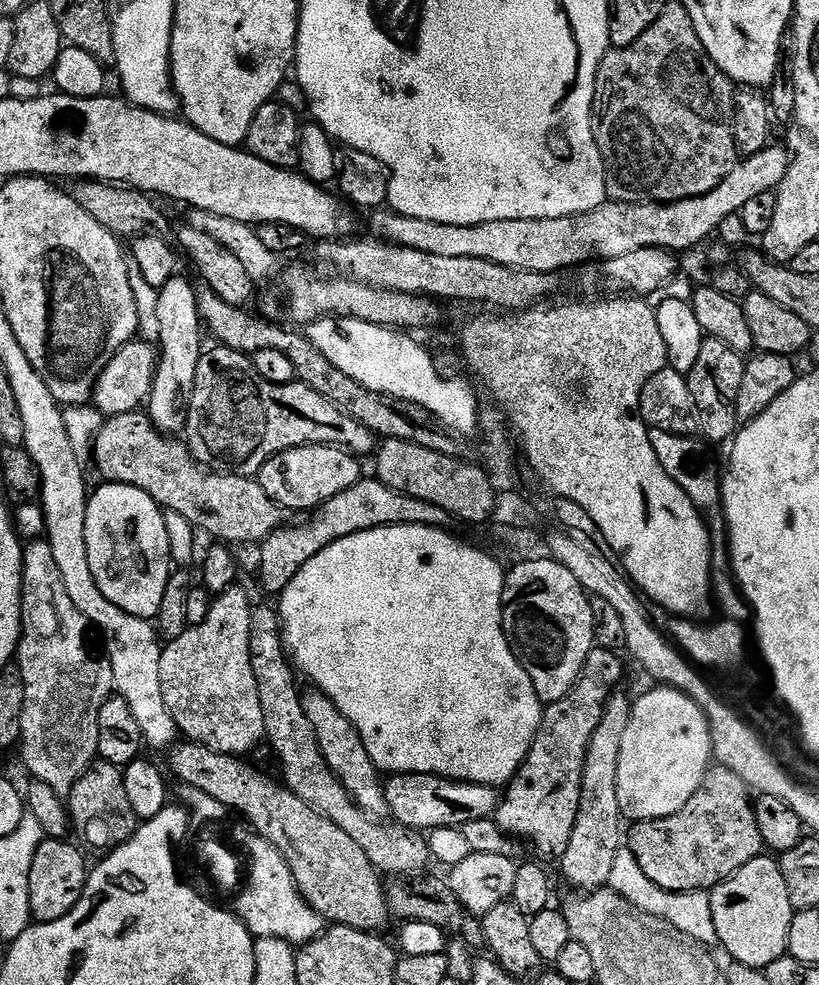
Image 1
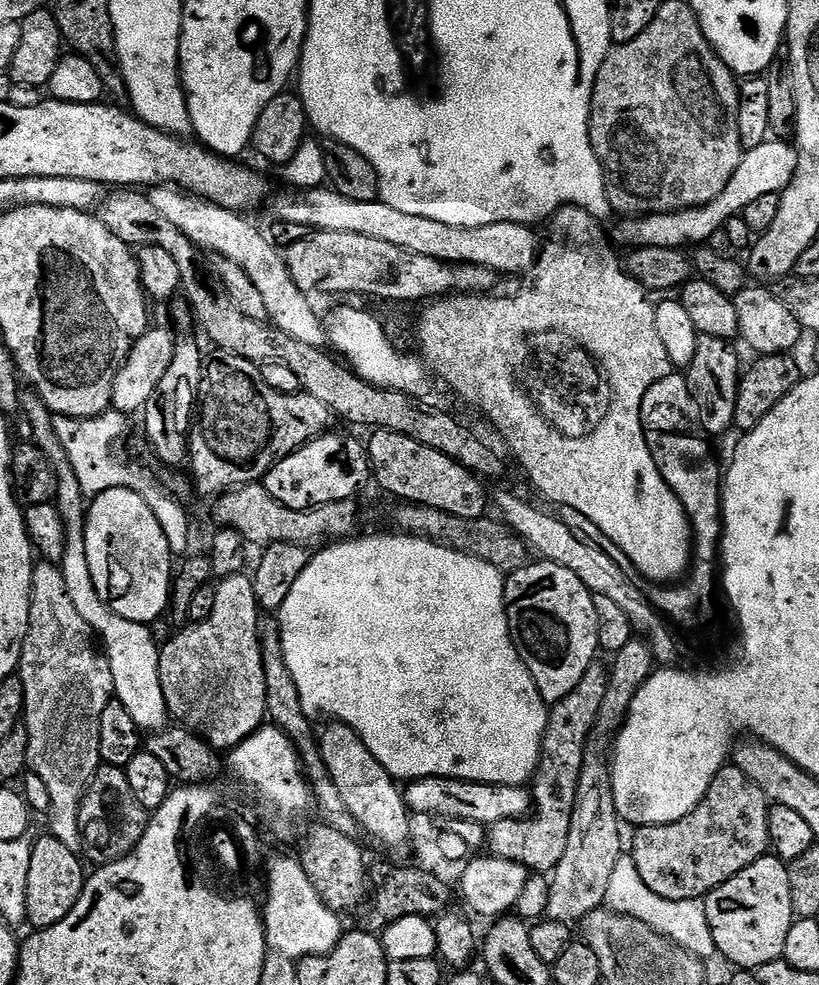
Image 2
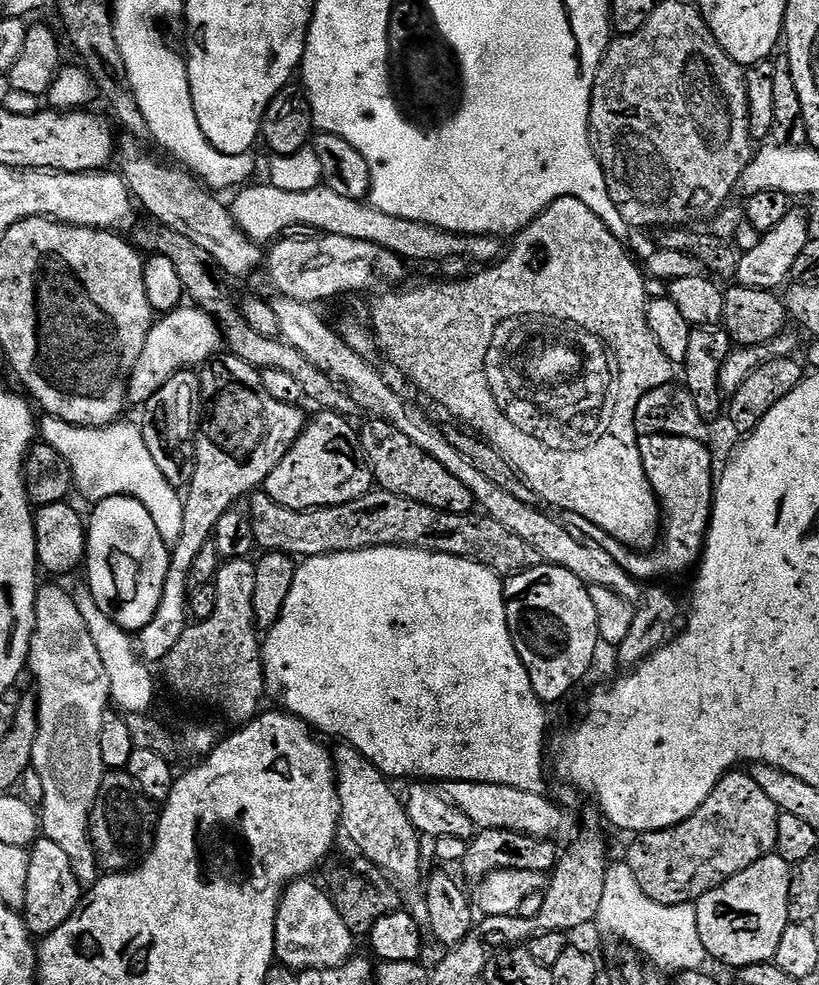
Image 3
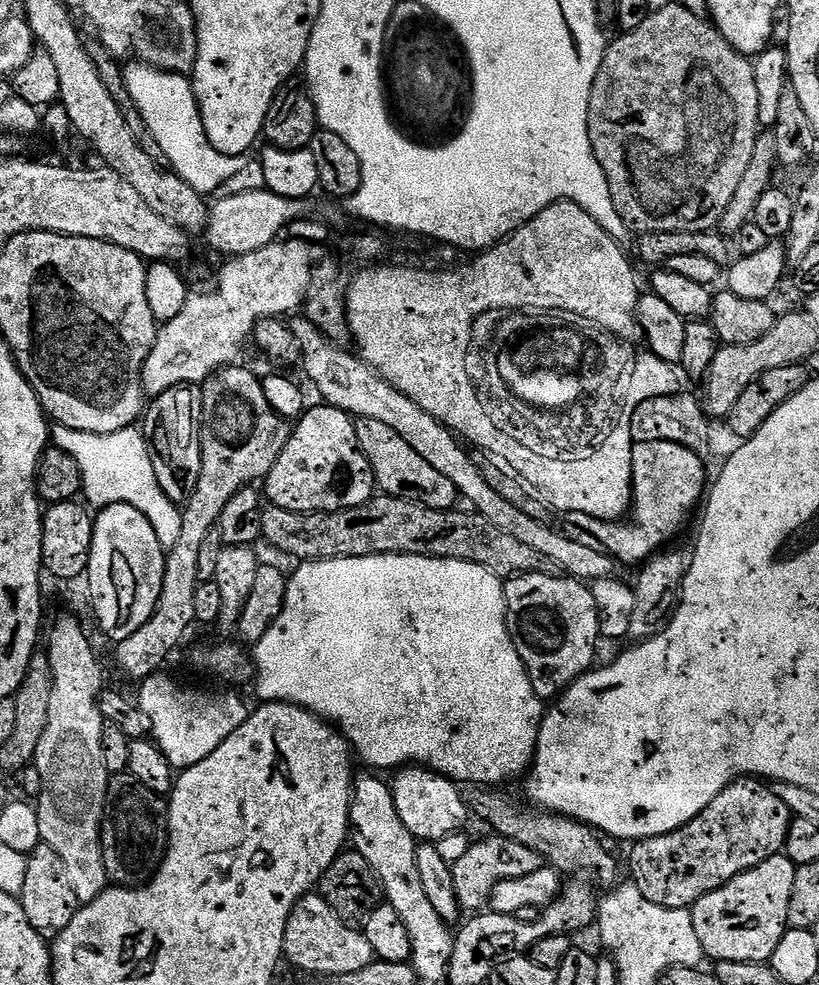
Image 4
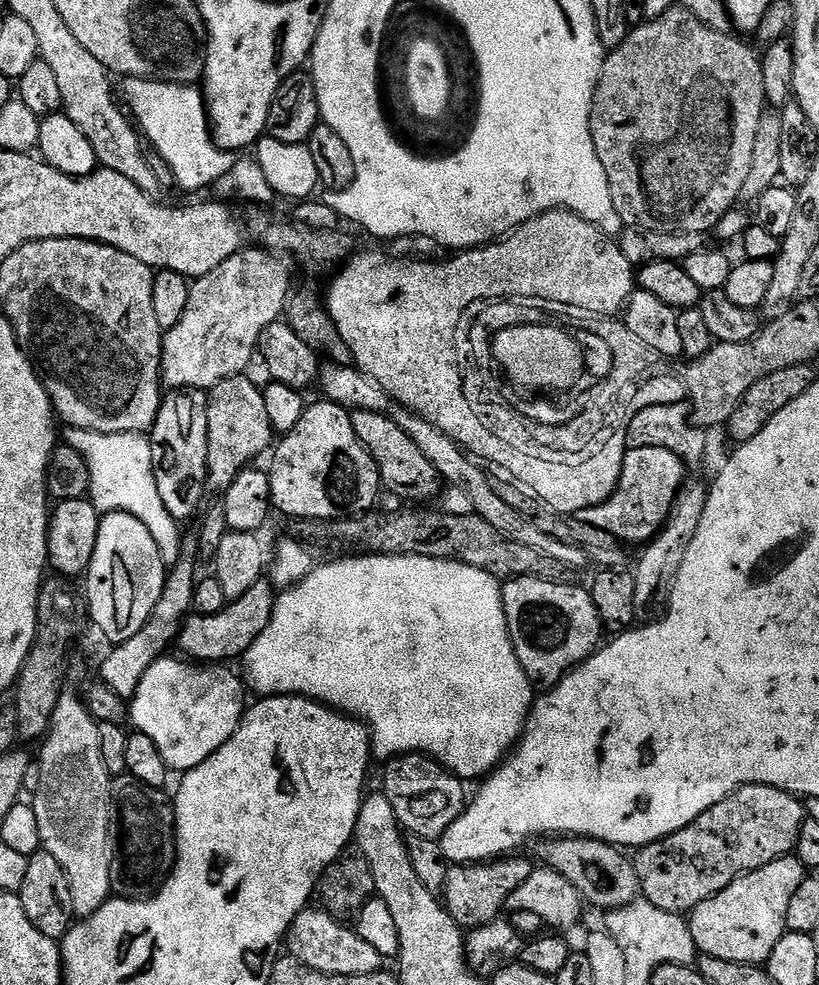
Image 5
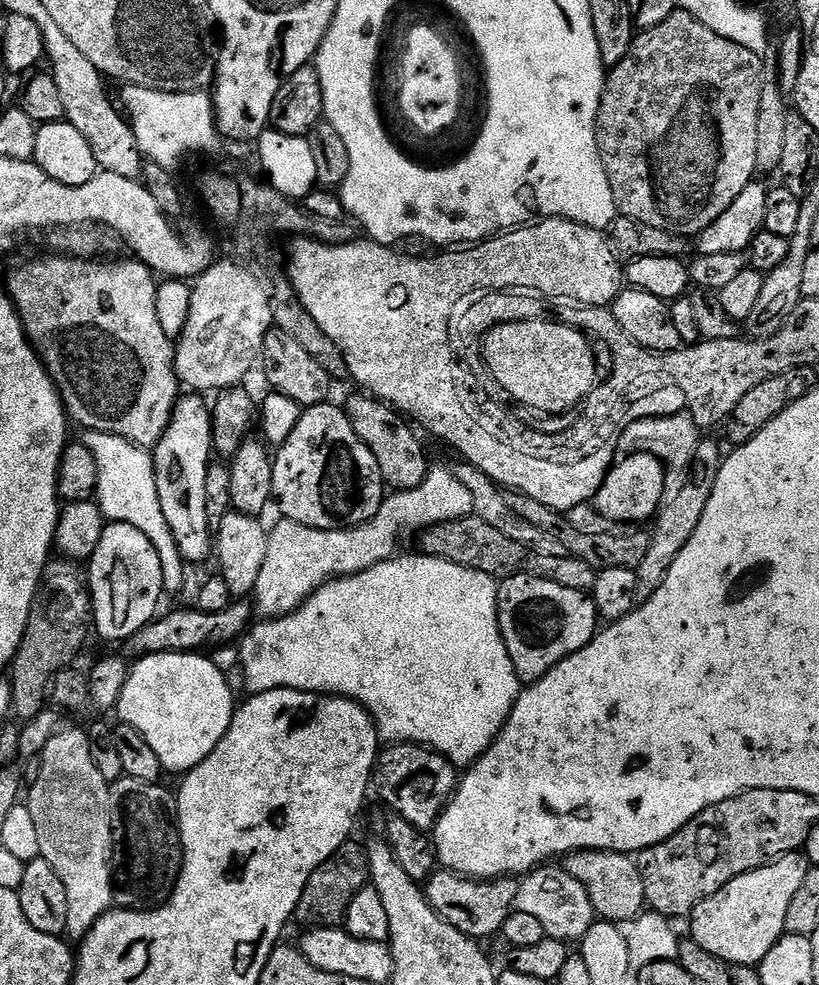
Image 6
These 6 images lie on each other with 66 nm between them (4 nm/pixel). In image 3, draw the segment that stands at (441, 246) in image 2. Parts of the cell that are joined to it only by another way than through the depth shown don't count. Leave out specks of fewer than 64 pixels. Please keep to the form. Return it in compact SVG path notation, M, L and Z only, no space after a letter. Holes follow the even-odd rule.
M271 182L255 184L241 187L235 193L236 201L231 201L230 211L236 225L257 242L275 241L290 226L308 226L326 236L354 238L377 244L398 254L405 262L448 260L451 256L465 256L473 260L476 266L488 266L502 255L501 241L497 237L466 236L426 222L394 218L394 214L382 214L382 210L372 207L371 203L344 198L325 186L314 190L278 190Z

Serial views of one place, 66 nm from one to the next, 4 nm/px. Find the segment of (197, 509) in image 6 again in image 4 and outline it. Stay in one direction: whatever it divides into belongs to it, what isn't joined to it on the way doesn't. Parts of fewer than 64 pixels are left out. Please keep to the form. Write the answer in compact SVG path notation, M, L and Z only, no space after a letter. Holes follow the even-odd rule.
M179 384L147 405L142 417L142 431L148 441L148 453L154 462L158 486L178 505L185 505L198 486L202 474L202 450L198 433L204 415L204 393L199 384Z

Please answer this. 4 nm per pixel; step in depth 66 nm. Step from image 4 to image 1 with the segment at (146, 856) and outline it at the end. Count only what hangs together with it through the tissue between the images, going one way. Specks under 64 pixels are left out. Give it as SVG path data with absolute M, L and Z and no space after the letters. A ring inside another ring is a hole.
M92 763L69 790L66 805L75 831L80 831L85 842L92 848L117 848L136 833L138 821L126 795L123 771L117 765Z

